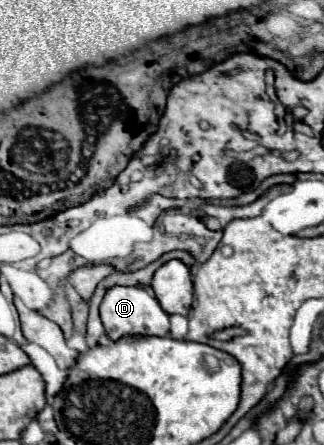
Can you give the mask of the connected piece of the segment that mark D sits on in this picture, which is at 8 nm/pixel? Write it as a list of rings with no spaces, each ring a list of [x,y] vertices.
[[[134,286],[110,288],[100,304],[100,318],[108,338],[114,342],[128,336],[166,336],[170,330],[168,314],[160,308],[150,288],[134,288]]]

